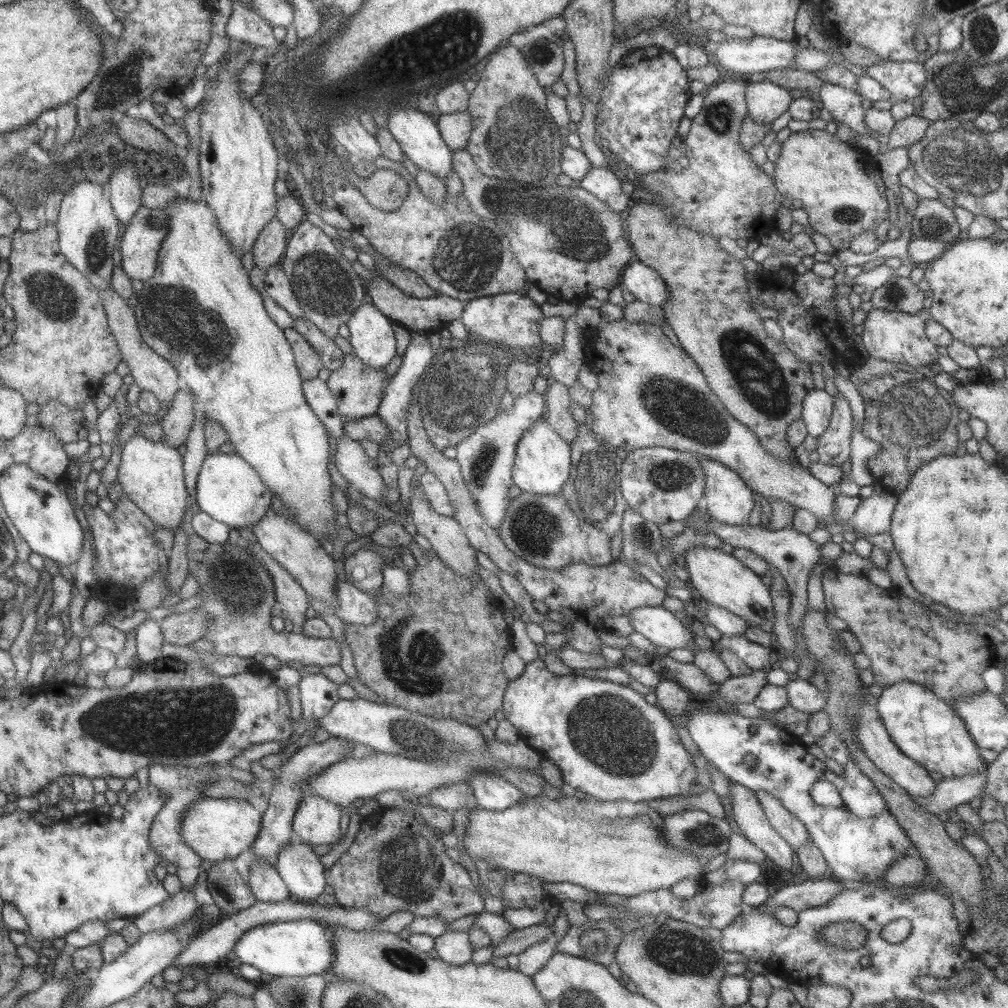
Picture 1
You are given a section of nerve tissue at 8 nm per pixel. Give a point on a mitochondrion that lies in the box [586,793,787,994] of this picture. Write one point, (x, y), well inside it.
(679, 952)

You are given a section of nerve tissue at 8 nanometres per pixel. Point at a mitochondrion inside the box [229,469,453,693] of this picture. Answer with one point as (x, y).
(240, 589)

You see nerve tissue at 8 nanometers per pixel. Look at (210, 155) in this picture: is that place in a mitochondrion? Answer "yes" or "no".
no

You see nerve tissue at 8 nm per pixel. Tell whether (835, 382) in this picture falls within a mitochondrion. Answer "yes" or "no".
no

